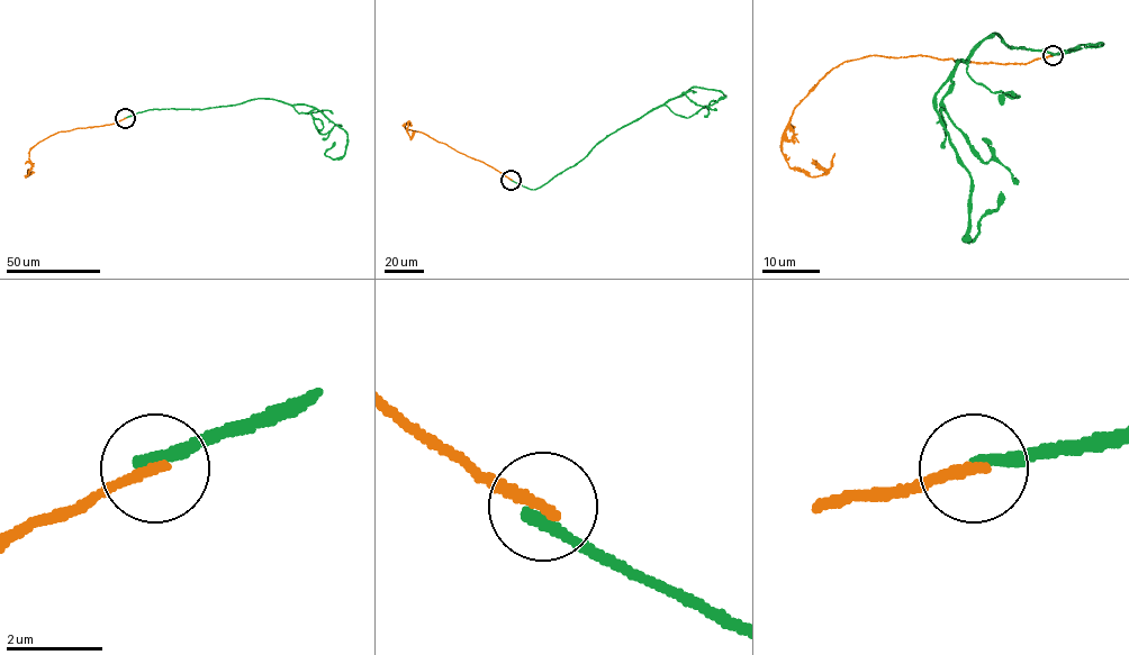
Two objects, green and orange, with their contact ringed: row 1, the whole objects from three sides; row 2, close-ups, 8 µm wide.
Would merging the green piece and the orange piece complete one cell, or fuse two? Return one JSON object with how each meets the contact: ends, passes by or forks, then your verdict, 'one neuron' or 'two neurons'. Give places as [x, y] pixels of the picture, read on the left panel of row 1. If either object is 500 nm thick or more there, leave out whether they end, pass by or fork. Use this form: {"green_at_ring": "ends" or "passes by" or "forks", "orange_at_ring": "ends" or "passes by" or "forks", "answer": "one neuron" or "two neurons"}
{"green_at_ring": "ends", "orange_at_ring": "ends", "answer": "two neurons"}

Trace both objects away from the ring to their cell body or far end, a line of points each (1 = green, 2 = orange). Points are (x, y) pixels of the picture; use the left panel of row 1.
1: (125, 118), (152, 109), (272, 98), (314, 107), (341, 127), (345, 153), (332, 158), (325, 154), (334, 142)
2: (125, 118), (116, 123), (57, 132), (38, 142), (29, 152), (32, 166), (25, 178), (34, 172)

